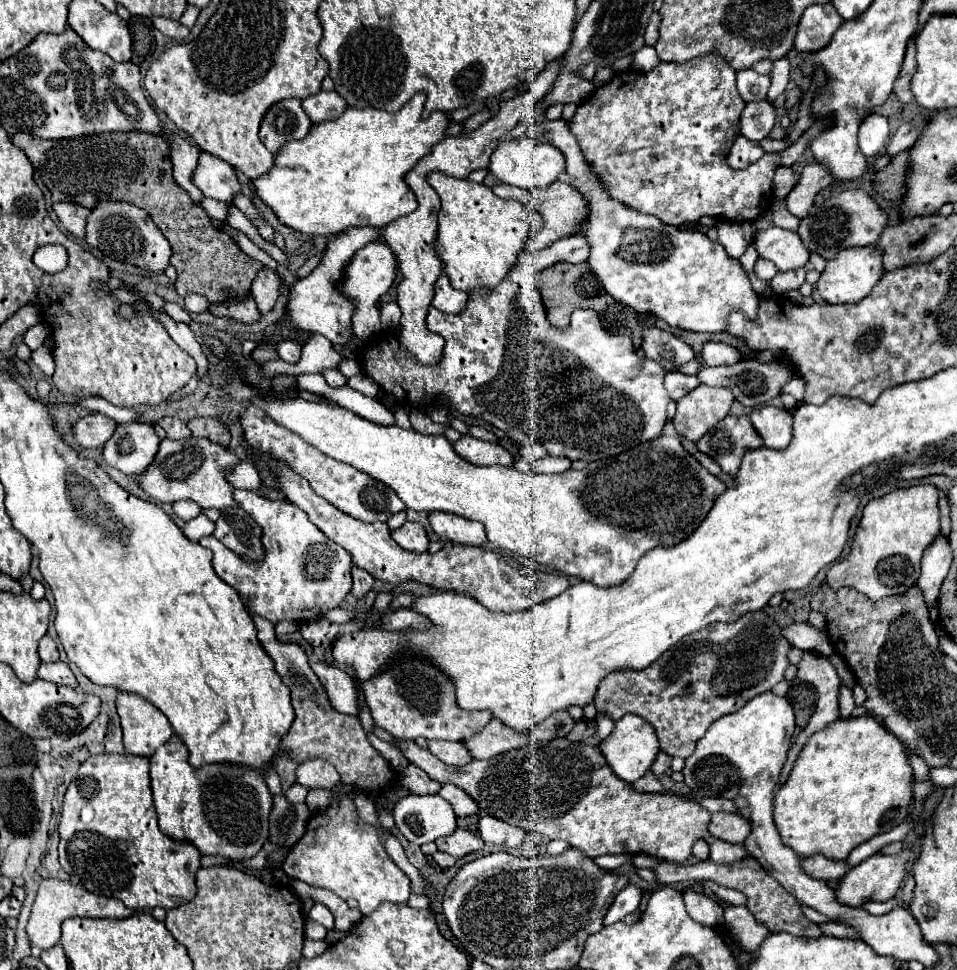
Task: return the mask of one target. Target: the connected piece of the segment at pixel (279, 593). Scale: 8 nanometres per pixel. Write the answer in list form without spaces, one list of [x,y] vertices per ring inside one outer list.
[[[236,490],[232,496],[236,504],[262,526],[262,544],[266,548],[264,562],[246,562],[216,538],[200,538],[198,542],[212,550],[216,574],[240,592],[250,614],[264,616],[272,624],[286,618],[306,622],[324,616],[346,598],[352,588],[350,570],[354,566],[346,548],[328,540],[328,536],[324,536],[324,532],[320,532],[308,516],[290,502],[266,500],[250,490]]]

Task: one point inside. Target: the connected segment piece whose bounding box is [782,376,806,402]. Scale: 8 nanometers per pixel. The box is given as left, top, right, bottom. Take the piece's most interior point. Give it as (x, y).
(796, 386)

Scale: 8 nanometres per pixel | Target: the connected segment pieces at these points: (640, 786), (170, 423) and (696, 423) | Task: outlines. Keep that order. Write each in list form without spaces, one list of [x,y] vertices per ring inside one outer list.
[[[646,772],[640,780],[632,782],[630,786],[632,786],[634,790],[644,792],[644,794],[668,794],[668,792],[670,792],[670,790],[666,790],[666,788],[658,782],[658,778],[656,778],[652,772]]]
[[[162,418],[158,424],[166,430],[168,438],[172,438],[172,440],[182,440],[182,438],[190,436],[188,426],[182,420],[178,420],[178,418]]]
[[[701,384],[678,402],[674,416],[676,432],[692,442],[698,442],[710,428],[730,414],[735,398],[728,389],[710,388]]]

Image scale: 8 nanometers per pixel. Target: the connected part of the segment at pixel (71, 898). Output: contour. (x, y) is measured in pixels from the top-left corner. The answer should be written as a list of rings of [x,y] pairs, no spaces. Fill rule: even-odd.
[[[48,878],[40,882],[38,888],[38,896],[32,904],[32,914],[26,926],[26,934],[32,946],[40,948],[40,950],[48,950],[52,946],[56,946],[60,942],[60,924],[66,918],[72,916],[84,916],[84,918],[128,918],[132,914],[130,908],[126,908],[120,900],[114,898],[106,898],[106,896],[98,896],[92,894],[88,890],[84,890],[82,886],[74,886],[72,882],[66,880],[56,880],[56,878]]]

